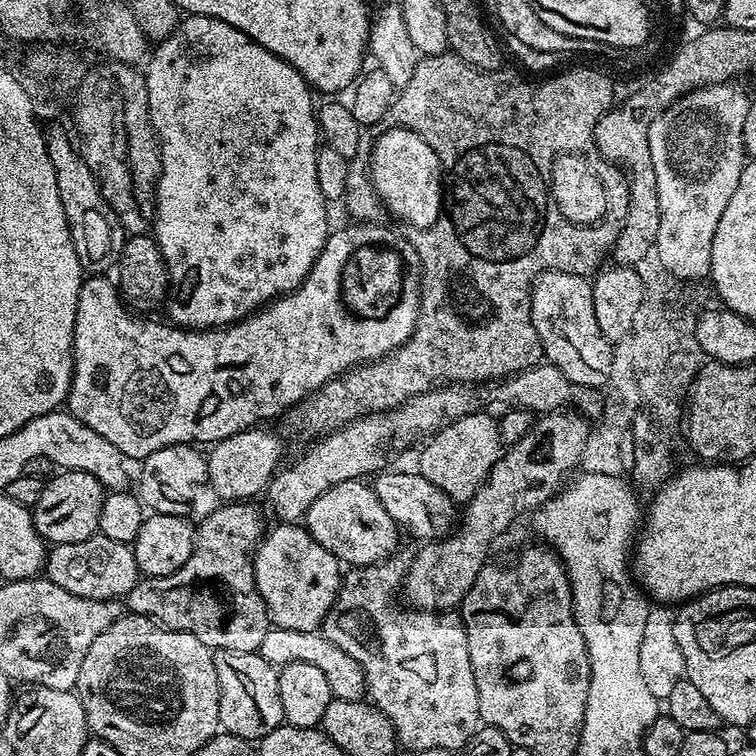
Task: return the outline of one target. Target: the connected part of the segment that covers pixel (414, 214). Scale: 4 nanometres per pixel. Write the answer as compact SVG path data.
M408 128L385 129L369 151L369 179L400 216L416 222L432 222L438 208L438 166L434 154L424 146L422 138Z

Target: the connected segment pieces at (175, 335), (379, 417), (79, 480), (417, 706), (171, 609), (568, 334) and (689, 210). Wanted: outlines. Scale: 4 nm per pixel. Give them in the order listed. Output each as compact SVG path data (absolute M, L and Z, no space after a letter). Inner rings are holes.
M353 222L350 223L349 231L345 231L341 226L337 227L329 235L324 249L318 254L308 277L293 292L263 305L252 315L237 320L235 324L226 324L222 328L185 330L168 322L155 324L152 320L139 320L138 317L128 313L130 311L129 305L122 299L121 293L113 281L111 284L110 281L103 280L100 276L92 276L89 280L87 277L81 283L78 294L78 308L74 322L74 334L72 335L72 384L68 387L67 411L71 412L74 418L81 420L90 430L94 430L94 434L102 434L102 438L106 438L106 442L113 444L129 461L143 462L155 451L162 450L164 447L172 447L175 444L212 446L217 441L230 438L235 432L242 432L259 425L260 419L268 420L271 416L286 411L287 408L295 409L300 401L318 391L327 380L335 380L350 368L355 368L365 362L379 360L381 356L387 356L394 349L402 347L412 336L413 325L400 322L403 310L402 297L406 292L406 283L404 284L405 257L395 247L386 246L382 254L388 259L388 262L382 264L378 260L372 260L369 258L370 250L368 248L368 242L371 240L371 232L358 229Z
M454 384L438 388L433 392L424 392L415 396L399 408L388 412L370 412L351 420L348 425L337 428L334 432L323 435L314 448L310 449L297 464L288 469L277 471L271 484L266 489L266 497L272 503L279 519L286 524L300 524L310 510L310 506L330 486L343 480L354 480L363 477L363 472L372 468L374 456L384 456L388 451L400 452L407 446L408 440L416 440L419 436L427 437L444 427L445 424L477 411L480 396L472 386Z
M64 470L53 475L30 510L38 534L49 545L86 542L99 533L99 515L105 495L106 489L98 482L98 478L85 472Z
M393 554L389 556L387 560L379 560L379 562L376 564L366 564L363 566L356 566L353 567L351 570L345 571L342 576L344 585L343 587L341 587L340 593L337 594L336 597L334 598L334 602L330 606L330 610L326 614L326 618L324 620L330 620L330 615L336 616L336 620L338 620L338 622L336 622L334 626L338 626L338 628L340 628L340 634L344 636L344 640L352 640L352 642L356 644L356 652L380 652L380 659L382 661L382 676L383 679L385 678L388 679L389 688L388 688L388 692L378 693L377 696L374 697L374 703L376 707L380 709L380 711L385 712L385 714L388 715L388 720L394 726L394 730L396 731L396 735L398 737L399 743L403 745L403 747L405 744L406 747L413 748L413 753L416 754L420 753L422 750L446 750L450 754L456 754L459 753L461 750L463 750L464 747L467 746L468 743L472 741L472 735L475 734L476 729L481 727L482 724L480 718L480 707L478 706L478 686L474 686L474 670L470 666L470 650L468 649L468 639L466 638L466 630L464 629L464 624L460 620L459 615L457 615L457 613L452 610L407 610L408 612L399 612L399 610L395 608L396 596L398 600L398 593L401 591L402 581L404 575L406 575L406 573L408 572L408 566L410 563L409 557L407 555L405 557L400 555L401 554Z
M224 502L195 529L190 558L174 574L144 576L128 591L127 611L134 616L146 616L157 624L176 632L189 632L213 650L242 650L255 652L262 646L270 627L268 611L258 594L252 561L254 549L265 535L264 520L252 502Z
M543 272L532 285L532 321L538 330L547 363L553 364L571 384L595 385L611 375L613 341L598 330L589 277L569 272Z
M725 82L723 84L705 84L703 88L695 88L693 92L688 92L681 96L679 100L669 104L659 116L655 117L648 125L648 137L650 138L650 158L654 158L654 174L658 174L658 198L660 199L661 222L659 223L658 236L654 249L658 251L661 264L665 272L672 272L677 279L683 282L690 280L700 280L709 275L712 270L712 247L714 246L714 230L718 230L718 222L722 218L722 213L726 211L726 205L730 202L730 197L734 195L734 190L738 190L738 178L742 174L746 163L746 153L744 151L744 139L742 138L742 126L746 122L746 114L750 97L740 88L735 88L735 83Z

